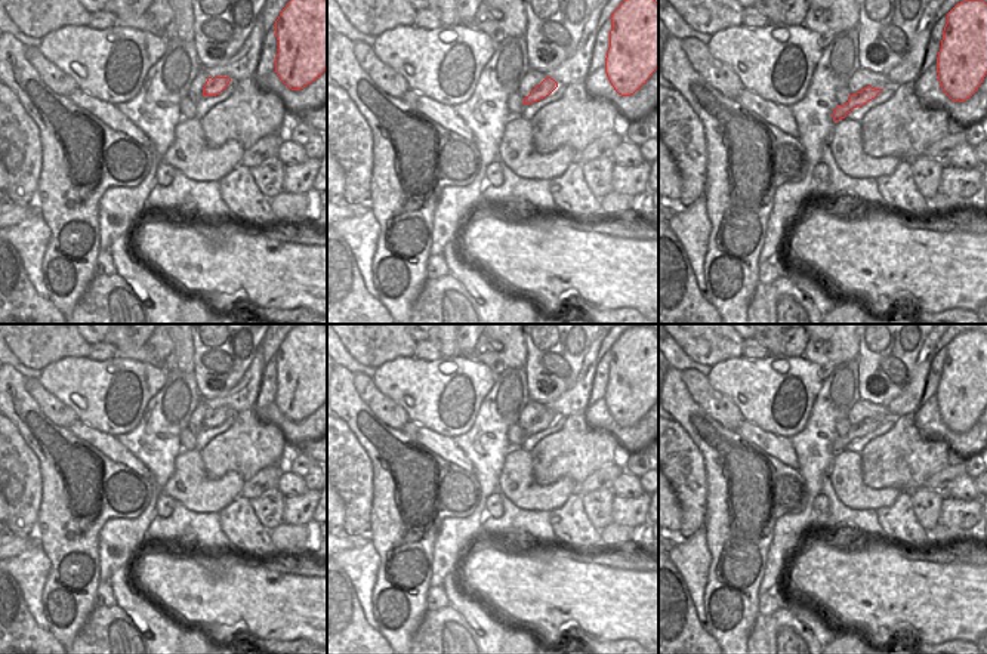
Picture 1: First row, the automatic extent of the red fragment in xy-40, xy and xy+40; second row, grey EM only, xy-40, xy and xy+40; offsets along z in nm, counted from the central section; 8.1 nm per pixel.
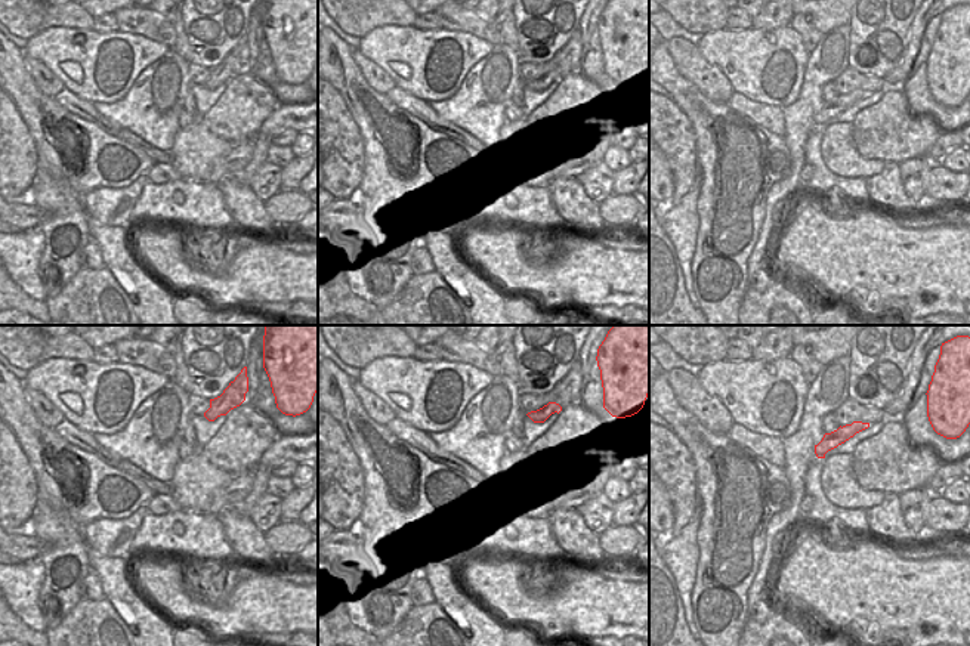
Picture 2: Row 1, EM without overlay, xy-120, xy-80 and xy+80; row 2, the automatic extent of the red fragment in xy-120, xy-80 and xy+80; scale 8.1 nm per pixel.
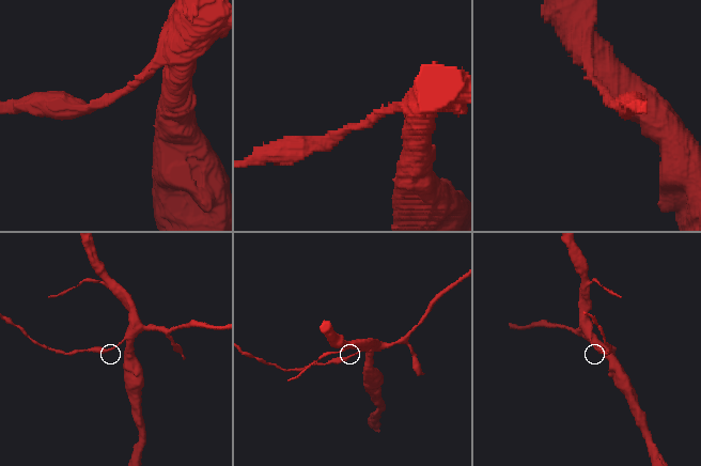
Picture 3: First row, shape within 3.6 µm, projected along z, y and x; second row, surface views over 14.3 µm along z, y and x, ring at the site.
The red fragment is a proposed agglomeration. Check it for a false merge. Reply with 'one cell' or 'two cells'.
two cells

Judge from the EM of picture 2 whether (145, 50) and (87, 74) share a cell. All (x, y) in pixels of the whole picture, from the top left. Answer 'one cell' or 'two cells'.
one cell

